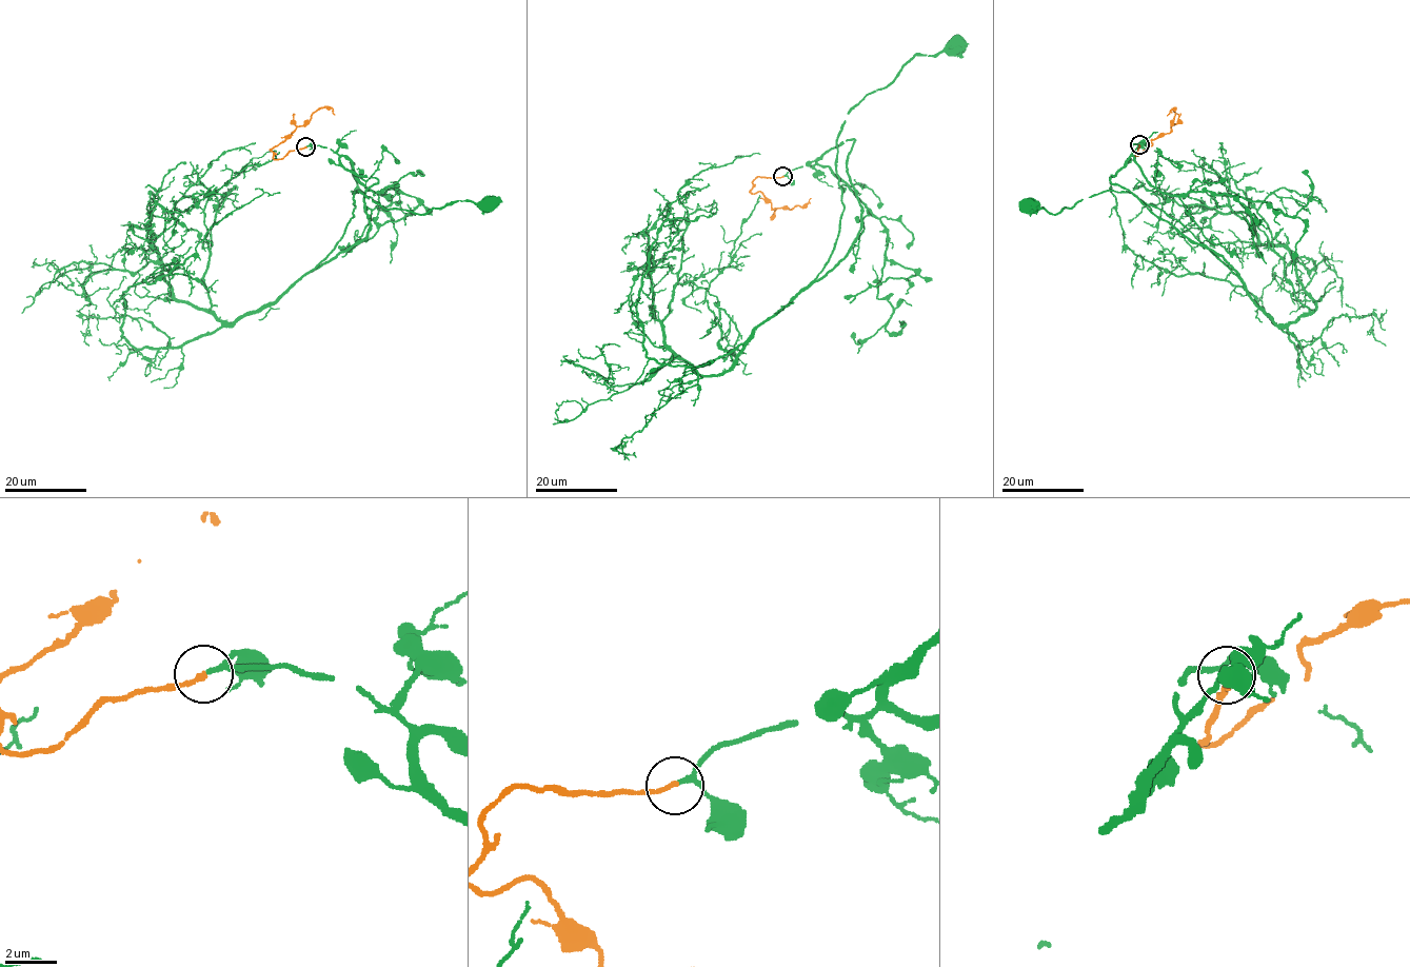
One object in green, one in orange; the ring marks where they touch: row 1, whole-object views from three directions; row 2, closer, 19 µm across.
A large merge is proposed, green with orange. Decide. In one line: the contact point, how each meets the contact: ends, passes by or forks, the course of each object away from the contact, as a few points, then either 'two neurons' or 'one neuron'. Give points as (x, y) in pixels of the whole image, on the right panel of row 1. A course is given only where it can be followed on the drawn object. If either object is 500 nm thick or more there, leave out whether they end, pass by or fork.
(1139, 144) | green passes by | orange ends | green via (1139, 144), (1110, 181), (1237, 274), (1132, 193), (1105, 191), (1056, 214), (1026, 204) | orange via (1139, 144), (1135, 155), (1147, 149), (1151, 140), (1170, 132), (1175, 109), (1167, 115) | one neuron

